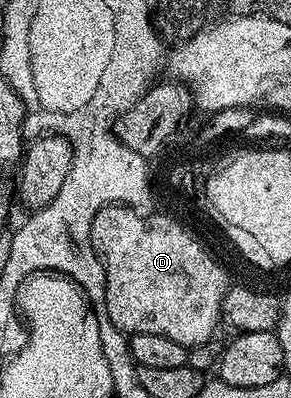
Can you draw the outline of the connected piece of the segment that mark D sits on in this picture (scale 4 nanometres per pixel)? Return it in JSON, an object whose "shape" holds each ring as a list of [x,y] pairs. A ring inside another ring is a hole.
{"shape":[[[105,206],[96,212],[96,220],[92,220],[90,239],[94,251],[104,259],[106,307],[110,323],[115,328],[127,336],[144,332],[152,332],[152,336],[168,336],[168,340],[176,340],[176,344],[187,348],[215,337],[214,329],[220,326],[222,316],[222,272],[178,226],[163,221],[163,218],[143,220],[130,211]]]}

